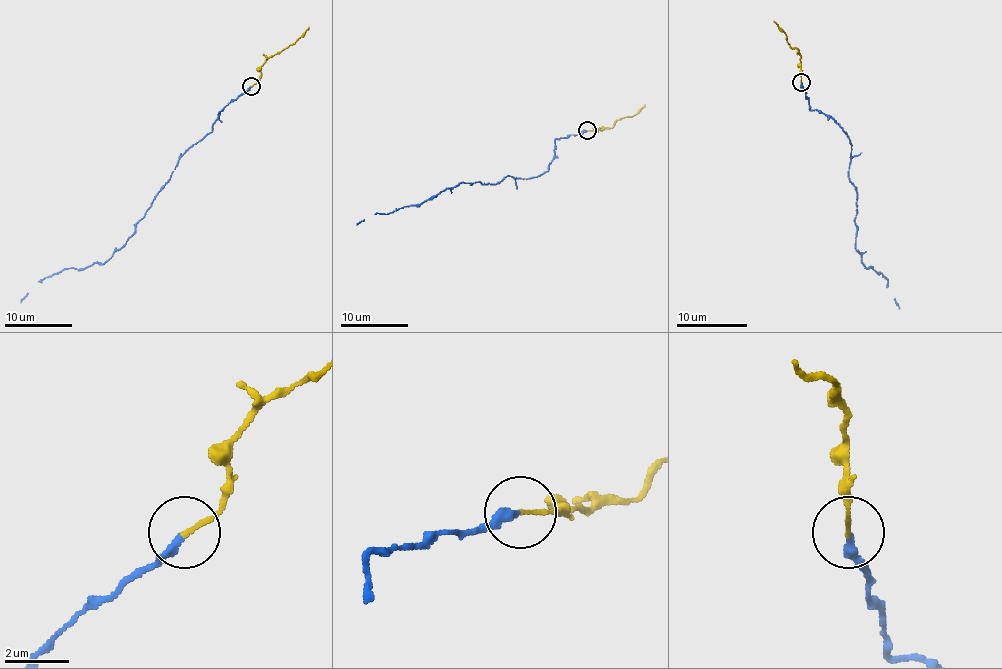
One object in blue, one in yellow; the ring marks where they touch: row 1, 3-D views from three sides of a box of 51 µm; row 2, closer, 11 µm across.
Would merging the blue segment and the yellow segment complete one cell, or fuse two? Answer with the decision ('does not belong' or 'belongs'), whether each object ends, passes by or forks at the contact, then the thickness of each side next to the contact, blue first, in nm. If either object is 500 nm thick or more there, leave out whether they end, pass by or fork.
does not belong | blue ends | yellow ends | 280/140 nm

